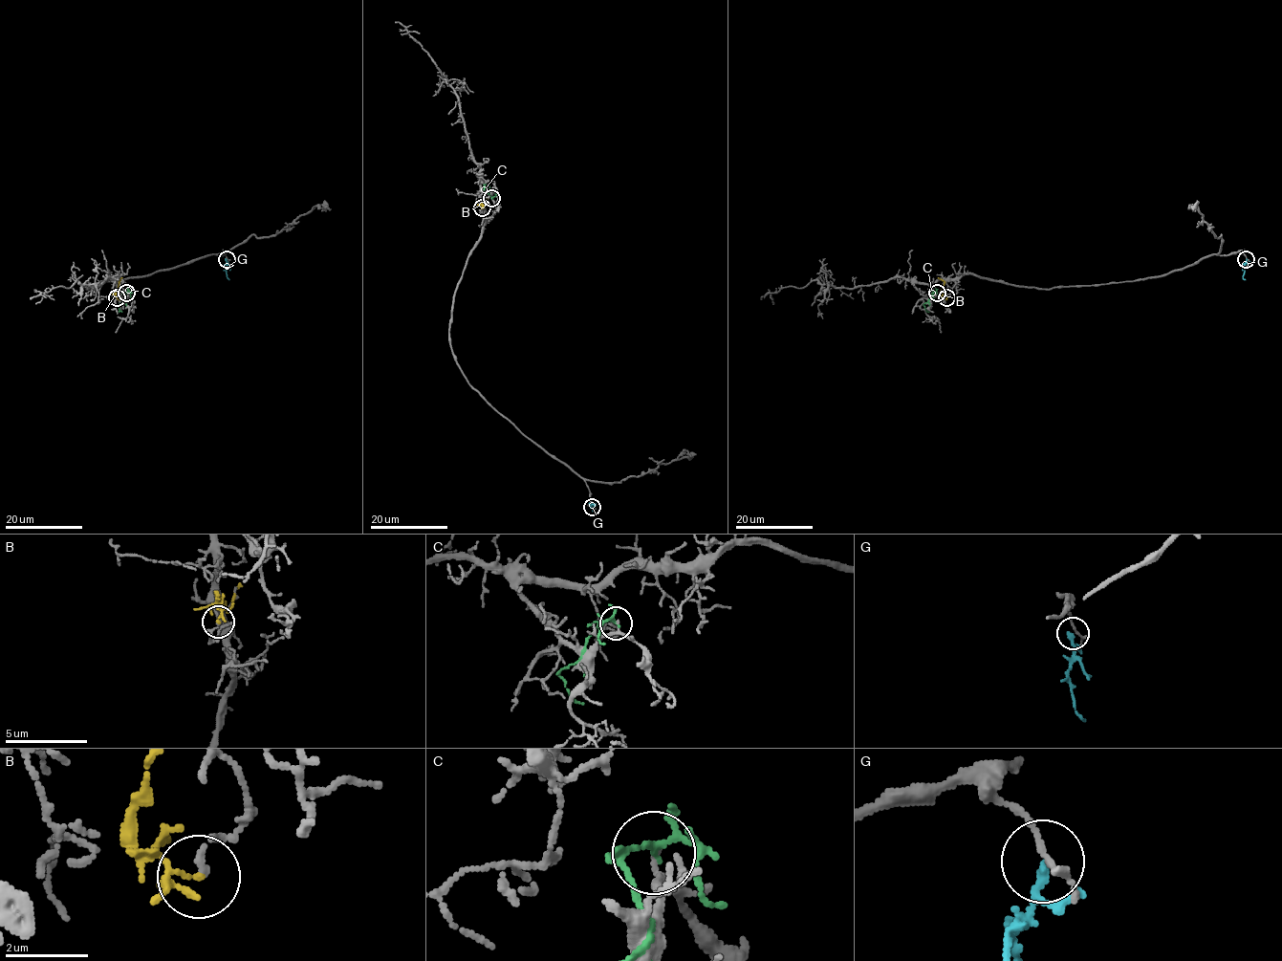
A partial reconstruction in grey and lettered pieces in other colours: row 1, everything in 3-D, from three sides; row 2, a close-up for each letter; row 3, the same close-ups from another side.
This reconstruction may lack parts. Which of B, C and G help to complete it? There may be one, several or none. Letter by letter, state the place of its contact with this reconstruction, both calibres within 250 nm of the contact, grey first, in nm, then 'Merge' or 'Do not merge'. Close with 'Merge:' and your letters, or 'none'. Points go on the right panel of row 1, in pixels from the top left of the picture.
B: Touches grey at (946, 297). Thickness 150 nm (grey) against 80 nm. Do not merge
C: Touches grey at (937, 293). Thickness 150 nm (grey) against 110 nm. Do not merge
G: Touches grey at (1246, 259). Thickness 160 nm (grey) against 160 nm. Do not merge
Merge: none

